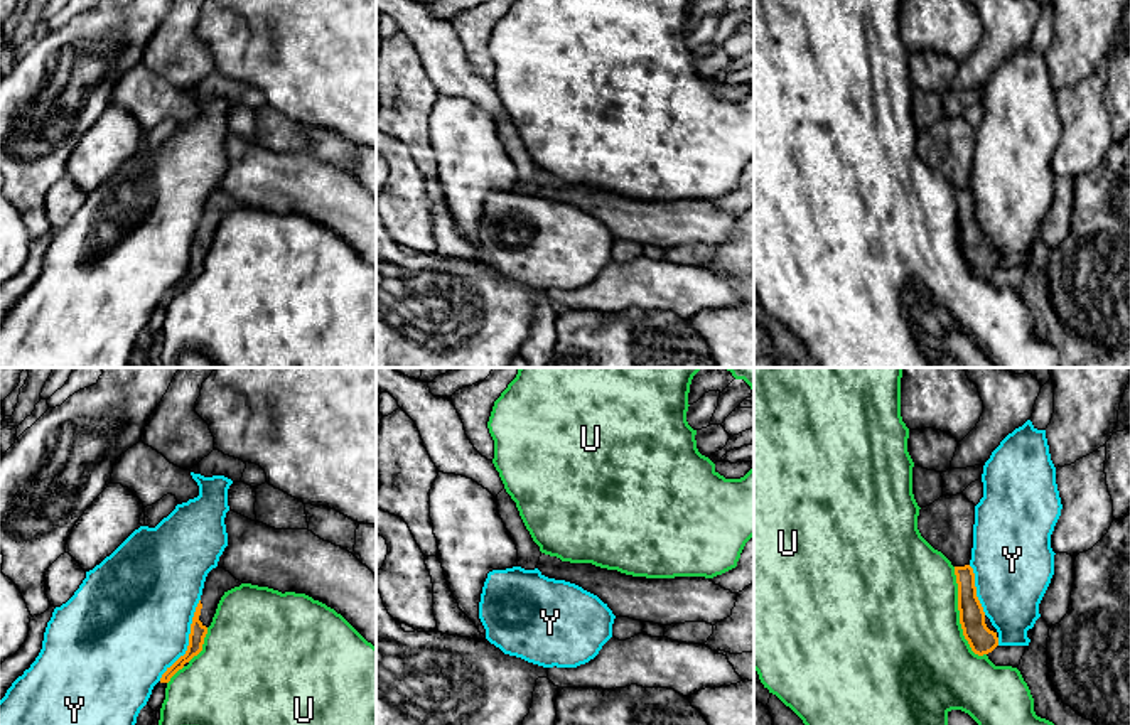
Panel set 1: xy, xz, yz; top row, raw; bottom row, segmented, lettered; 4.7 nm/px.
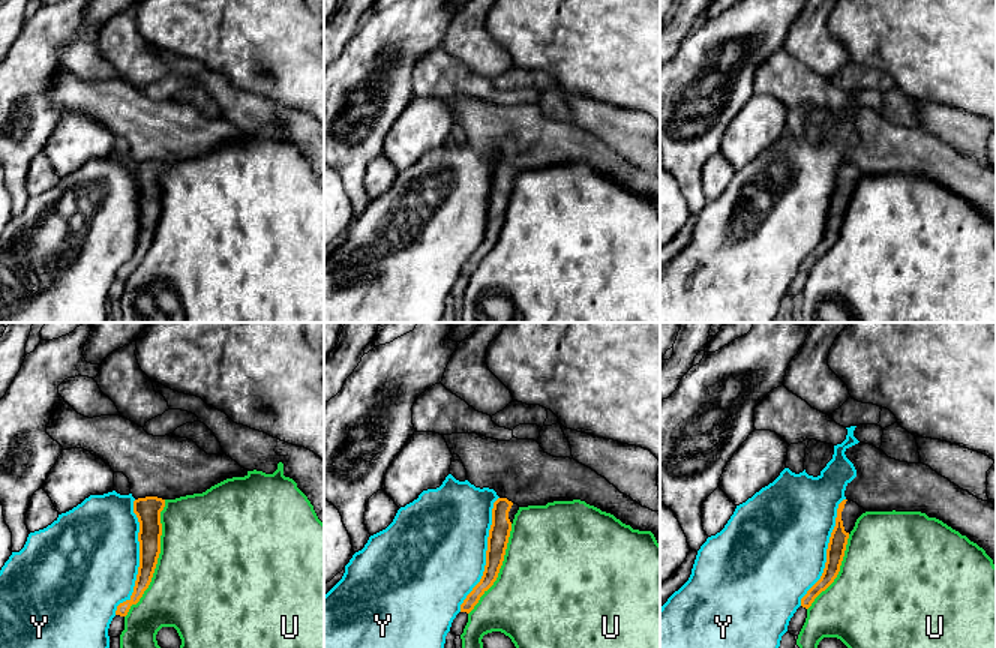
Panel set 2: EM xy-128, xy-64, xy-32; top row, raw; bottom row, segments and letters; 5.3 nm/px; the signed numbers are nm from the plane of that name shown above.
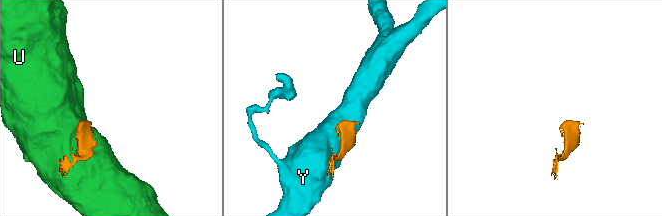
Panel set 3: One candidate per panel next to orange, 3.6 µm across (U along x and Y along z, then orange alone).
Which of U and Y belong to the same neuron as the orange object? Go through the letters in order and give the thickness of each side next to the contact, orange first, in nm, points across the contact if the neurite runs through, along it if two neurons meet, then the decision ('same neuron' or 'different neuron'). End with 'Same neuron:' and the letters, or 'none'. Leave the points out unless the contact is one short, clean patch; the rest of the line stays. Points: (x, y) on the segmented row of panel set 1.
U: 130 nm thick on the orange side, 480 nm on the other; different neuron
Y: 80 nm thick on the orange side, 480 nm on the other; different neuron
Same neuron: none

